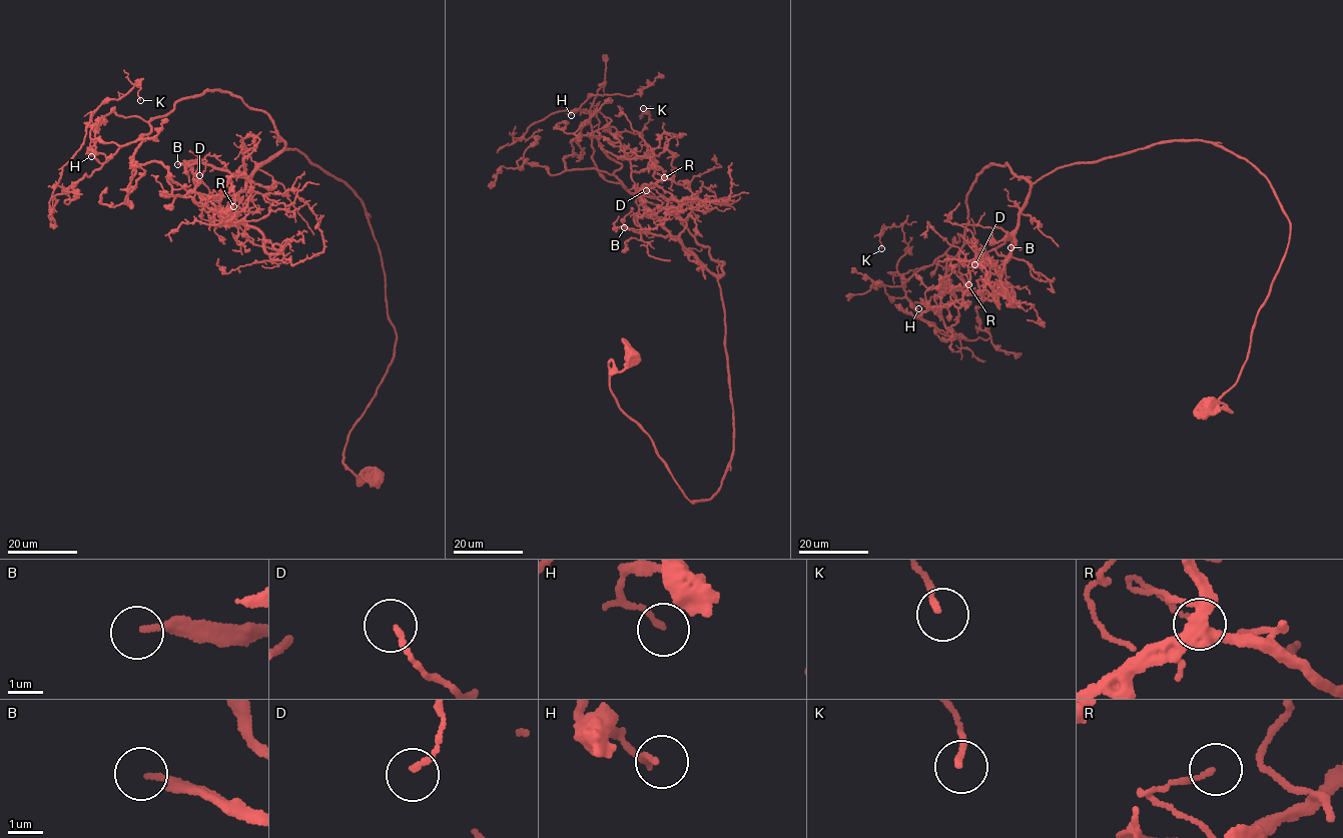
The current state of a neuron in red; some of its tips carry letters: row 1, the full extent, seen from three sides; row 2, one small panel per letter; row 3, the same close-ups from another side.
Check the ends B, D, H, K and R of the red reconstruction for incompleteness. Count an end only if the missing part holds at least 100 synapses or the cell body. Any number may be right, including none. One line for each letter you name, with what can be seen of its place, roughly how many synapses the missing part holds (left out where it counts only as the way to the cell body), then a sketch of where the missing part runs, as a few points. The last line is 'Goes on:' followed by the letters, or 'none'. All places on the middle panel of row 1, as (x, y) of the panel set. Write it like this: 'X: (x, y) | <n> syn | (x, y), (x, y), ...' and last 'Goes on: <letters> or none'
B: (624, 227) | 250 syn | (624, 227), (606, 216), (592, 181), (575, 177), (551, 187), (530, 185), (499, 205), (491, 232)
Goes on: B

